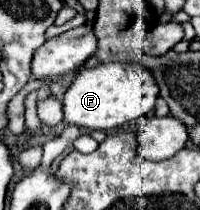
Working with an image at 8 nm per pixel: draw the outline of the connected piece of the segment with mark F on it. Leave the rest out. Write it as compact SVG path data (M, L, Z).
M104 63L76 73L64 93L64 121L86 129L112 129L154 111L158 85L154 77L134 63Z

